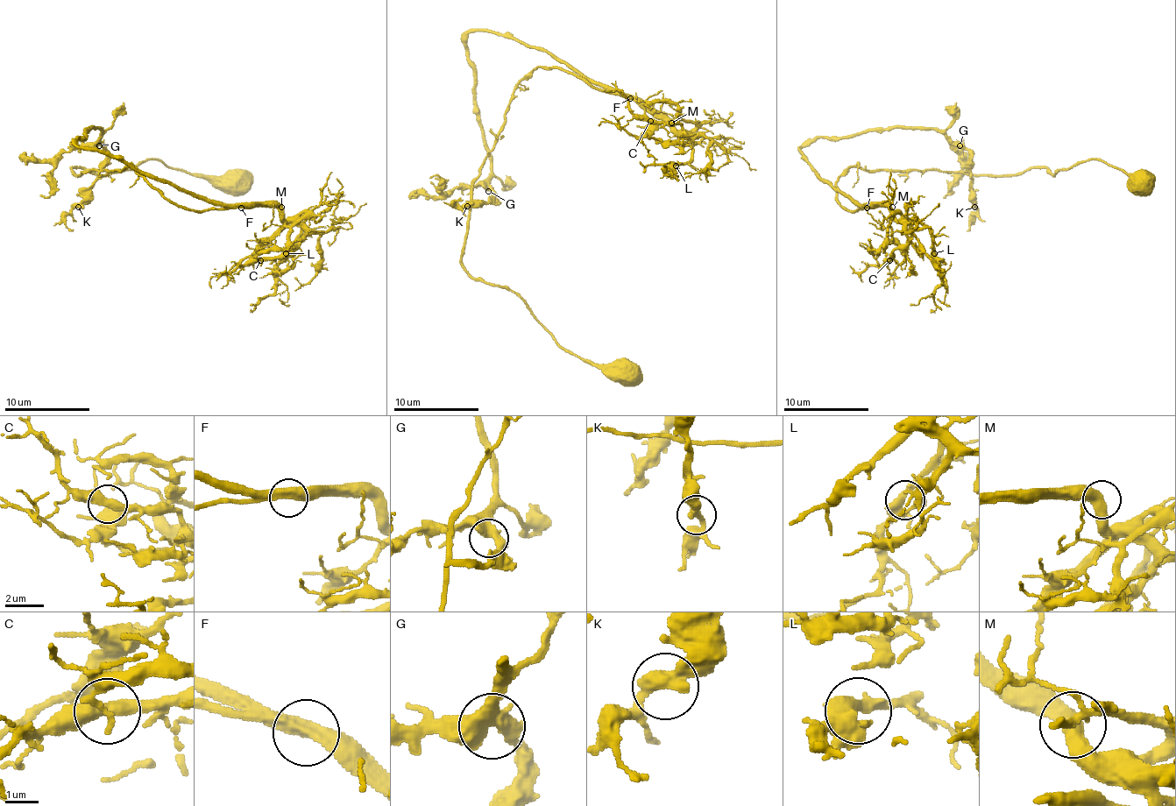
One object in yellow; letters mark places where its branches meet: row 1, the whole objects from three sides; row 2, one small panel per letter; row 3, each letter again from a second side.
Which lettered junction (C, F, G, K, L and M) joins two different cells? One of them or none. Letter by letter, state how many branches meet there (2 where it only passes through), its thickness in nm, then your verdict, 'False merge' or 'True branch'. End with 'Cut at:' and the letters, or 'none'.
C: Branches: 2. Thickness 440 nm. True branch
F: Branches: 2. Thickness 460 nm. True branch
G: Branches: 2. Thickness 500 nm. True branch
K: Branches: 2. Thickness 420 nm. True branch
L: Branches: 2. Thickness 440 nm. True branch
M: Branches: 2. Thickness 440 nm. True branch
Cut at: none

